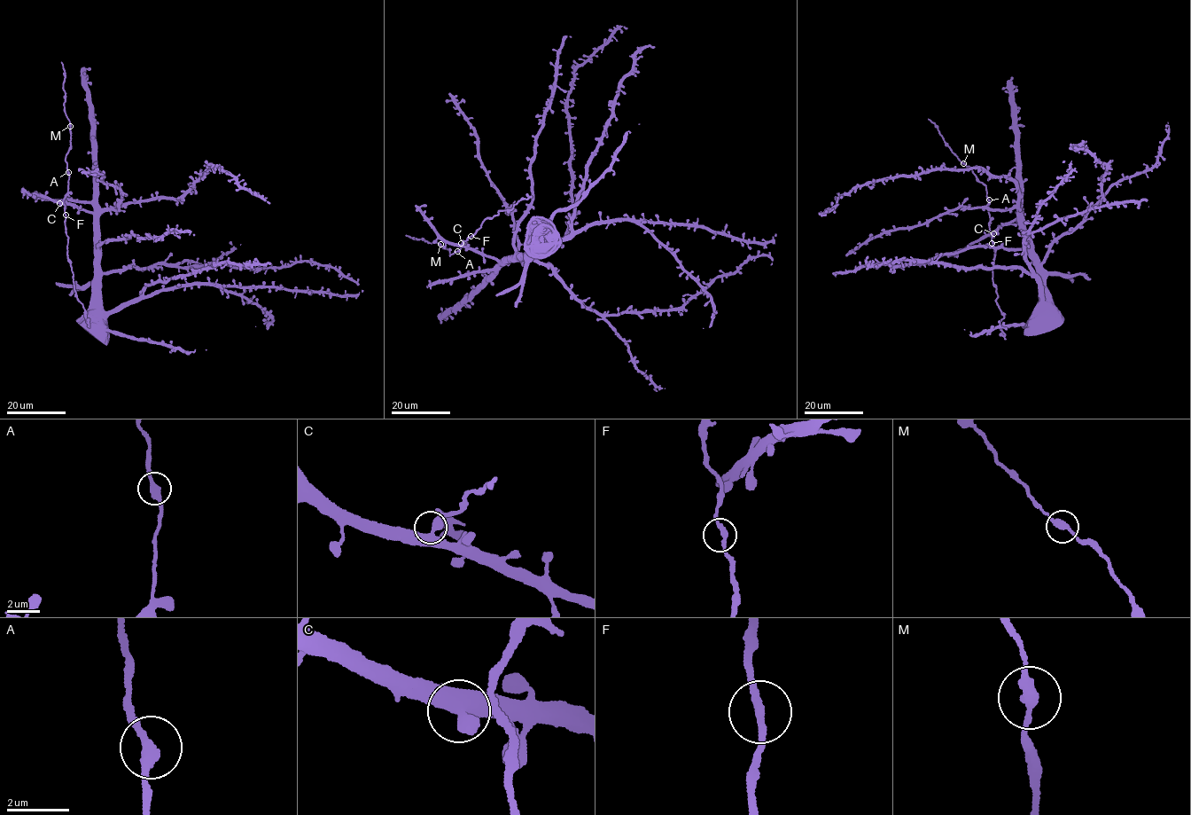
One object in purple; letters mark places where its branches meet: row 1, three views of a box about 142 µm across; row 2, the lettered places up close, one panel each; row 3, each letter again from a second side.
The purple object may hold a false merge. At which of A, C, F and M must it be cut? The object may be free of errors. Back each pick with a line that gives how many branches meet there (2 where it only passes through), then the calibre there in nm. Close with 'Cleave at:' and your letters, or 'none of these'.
Cleave at: none of these

